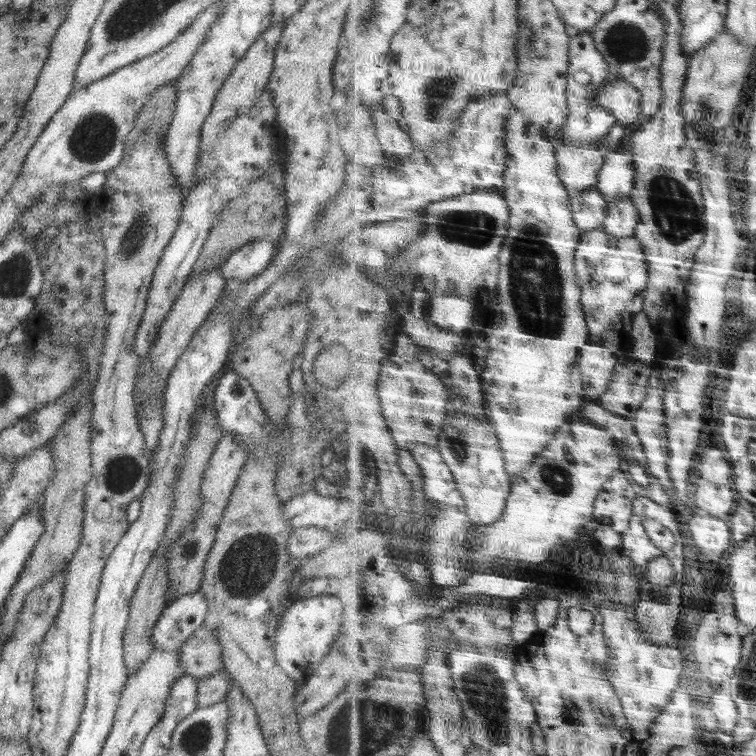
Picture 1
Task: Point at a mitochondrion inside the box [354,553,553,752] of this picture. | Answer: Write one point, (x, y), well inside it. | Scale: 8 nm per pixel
(486, 694)

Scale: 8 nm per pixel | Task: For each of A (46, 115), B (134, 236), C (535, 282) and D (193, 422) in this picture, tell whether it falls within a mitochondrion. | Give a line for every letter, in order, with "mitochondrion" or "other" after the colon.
A: other
B: mitochondrion
C: mitochondrion
D: other

